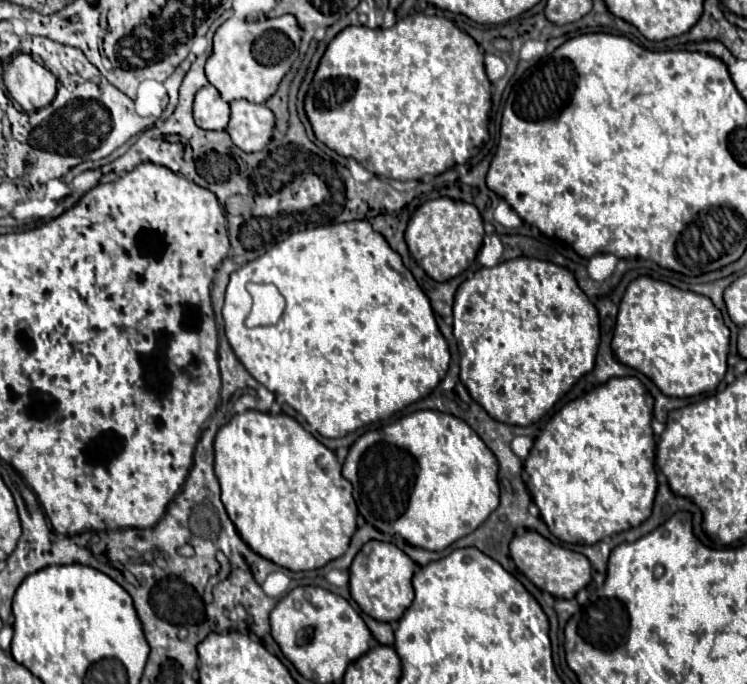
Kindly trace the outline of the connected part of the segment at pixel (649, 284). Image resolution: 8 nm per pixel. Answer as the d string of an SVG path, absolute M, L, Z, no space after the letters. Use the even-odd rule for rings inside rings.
M650 277L634 279L618 309L612 349L620 363L644 373L668 397L710 393L724 379L730 331L704 295L680 291Z

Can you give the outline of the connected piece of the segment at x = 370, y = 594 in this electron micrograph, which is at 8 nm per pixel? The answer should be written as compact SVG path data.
M368 541L350 567L350 583L348 583L350 595L366 615L374 617L376 621L394 623L404 615L404 611L414 599L414 589L412 589L414 569L416 563L396 545Z

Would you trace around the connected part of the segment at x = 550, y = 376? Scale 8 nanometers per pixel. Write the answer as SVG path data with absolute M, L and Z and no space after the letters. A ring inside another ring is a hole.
M518 257L512 261L498 263L496 267L490 267L490 269L482 267L472 275L472 279L466 279L458 287L456 299L454 299L454 337L456 337L458 349L460 349L460 381L466 385L472 399L496 421L502 421L508 425L532 425L534 421L544 417L554 407L554 403L564 393L568 393L582 375L586 375L594 369L594 361L596 361L596 353L598 353L598 345L600 345L600 321L598 321L596 307L590 303L590 299L578 287L574 275L568 269L548 263L548 261Z

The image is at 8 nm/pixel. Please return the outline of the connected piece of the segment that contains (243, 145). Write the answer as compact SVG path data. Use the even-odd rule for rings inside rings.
M240 99L230 103L230 121L226 133L238 149L254 153L264 149L270 141L274 121L274 113L266 105L256 105Z

